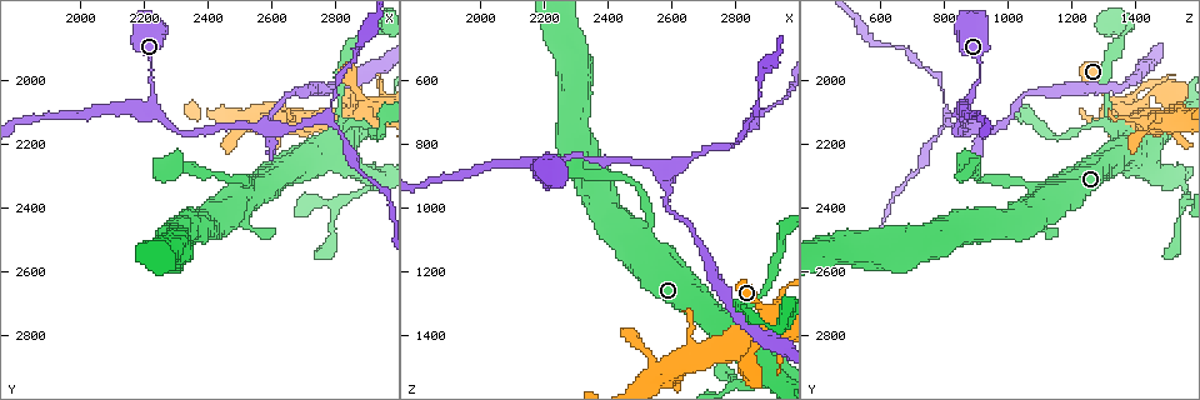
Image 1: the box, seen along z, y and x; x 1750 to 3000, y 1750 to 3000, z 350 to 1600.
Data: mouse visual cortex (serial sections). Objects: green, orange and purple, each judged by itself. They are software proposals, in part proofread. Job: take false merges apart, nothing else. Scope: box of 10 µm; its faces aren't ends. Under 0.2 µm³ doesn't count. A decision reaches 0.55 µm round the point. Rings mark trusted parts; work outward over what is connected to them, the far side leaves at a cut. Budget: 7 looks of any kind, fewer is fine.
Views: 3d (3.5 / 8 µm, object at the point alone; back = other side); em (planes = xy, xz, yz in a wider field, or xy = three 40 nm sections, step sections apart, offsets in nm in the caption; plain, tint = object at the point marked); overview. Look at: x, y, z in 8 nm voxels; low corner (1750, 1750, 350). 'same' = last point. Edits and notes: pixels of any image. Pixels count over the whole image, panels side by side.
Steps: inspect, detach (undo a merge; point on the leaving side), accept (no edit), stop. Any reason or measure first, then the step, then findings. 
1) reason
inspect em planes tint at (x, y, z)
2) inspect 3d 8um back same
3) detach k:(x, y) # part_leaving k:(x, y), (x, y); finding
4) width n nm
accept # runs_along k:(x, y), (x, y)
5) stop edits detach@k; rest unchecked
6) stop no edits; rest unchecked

branch point
inspect em planes tint at (2740, 2110, 810)

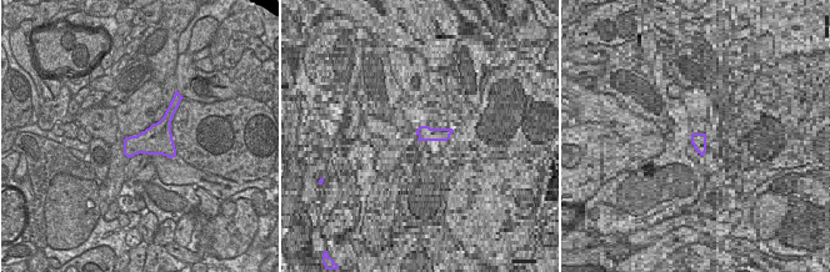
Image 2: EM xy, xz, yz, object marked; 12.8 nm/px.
inspect 3d 3.5um same

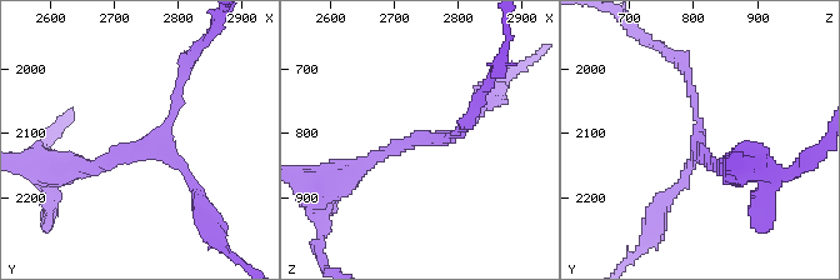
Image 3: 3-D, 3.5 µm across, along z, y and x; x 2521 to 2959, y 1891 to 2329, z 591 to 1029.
arm_widths 100, 150, 200 nm
accept # runs_along 3:(356, 170), (414, 138), (464, 129); all the same cell

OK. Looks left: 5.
thick turns thin
inspect 3d 8um at (2520, 2350, 1090)

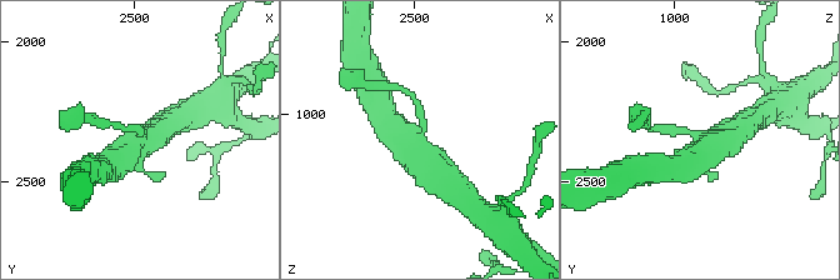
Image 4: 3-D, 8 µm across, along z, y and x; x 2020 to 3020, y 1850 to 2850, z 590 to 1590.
inspect em xy step 5 tint same

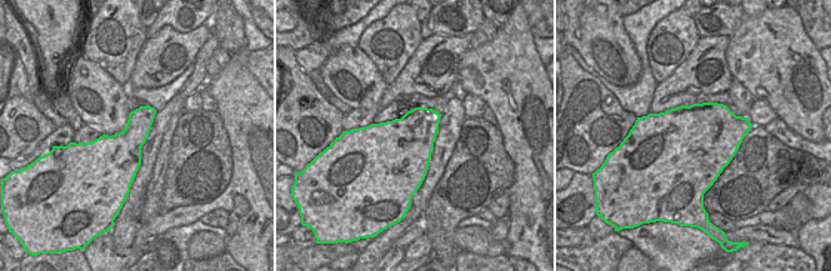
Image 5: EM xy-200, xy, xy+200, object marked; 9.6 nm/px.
accept # all the same cell

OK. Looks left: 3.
sudden change in width
inspect em xy step 5 tint at (2820, 2170, 1360)

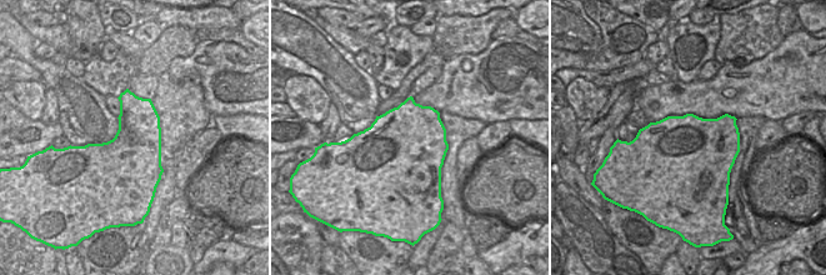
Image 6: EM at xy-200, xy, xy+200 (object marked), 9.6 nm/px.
inspect 3d 3.5um same

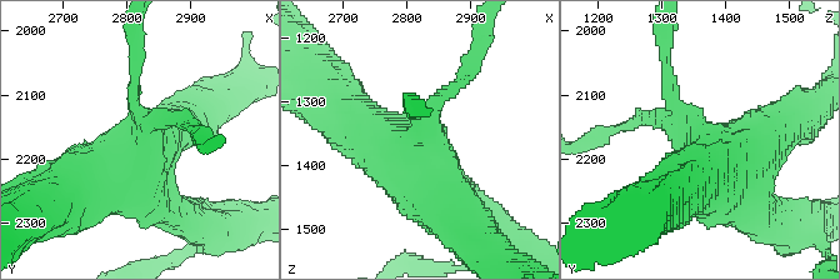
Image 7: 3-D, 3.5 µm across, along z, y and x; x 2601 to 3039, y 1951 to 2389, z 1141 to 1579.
accept # runs_along 7:(351, 119), (416, 160), (451, 215); continuous, no second cell

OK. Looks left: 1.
stop no edits; rest unchecked

